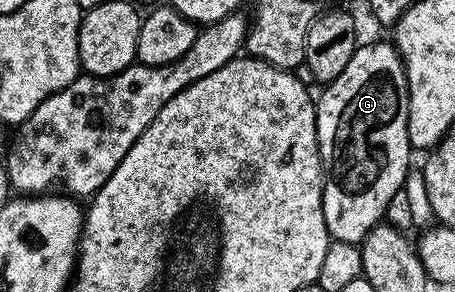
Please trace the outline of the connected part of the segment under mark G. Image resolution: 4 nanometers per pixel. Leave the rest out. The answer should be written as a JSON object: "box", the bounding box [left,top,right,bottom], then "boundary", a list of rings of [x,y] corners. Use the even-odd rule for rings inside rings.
{"box":[316,42,411,244],"boundary":[[[392,42],[385,43],[369,43],[358,46],[356,53],[351,57],[351,61],[347,61],[347,69],[343,69],[343,73],[339,73],[339,77],[335,77],[335,81],[324,84],[325,91],[320,96],[316,96],[317,105],[317,144],[319,145],[319,153],[321,154],[321,208],[323,209],[323,221],[329,230],[330,240],[339,242],[347,242],[351,244],[360,244],[361,240],[367,237],[367,233],[372,227],[377,226],[386,218],[385,210],[389,207],[389,202],[393,198],[402,194],[406,175],[411,170],[409,164],[409,155],[411,156],[411,148],[409,146],[409,138],[407,137],[407,105],[409,104],[409,90],[407,89],[407,77],[405,76],[405,66],[401,63],[401,57],[397,53],[396,47]]]}

